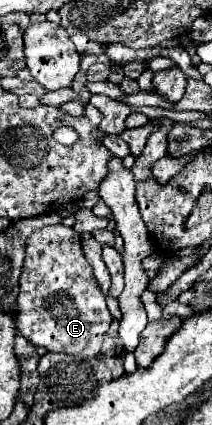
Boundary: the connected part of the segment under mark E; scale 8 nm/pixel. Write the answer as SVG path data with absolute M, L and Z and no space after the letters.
M64 224L44 226L28 238L16 304L18 332L34 346L44 346L48 352L92 358L100 352L102 336L112 322L98 280L92 270L88 270L78 232Z

